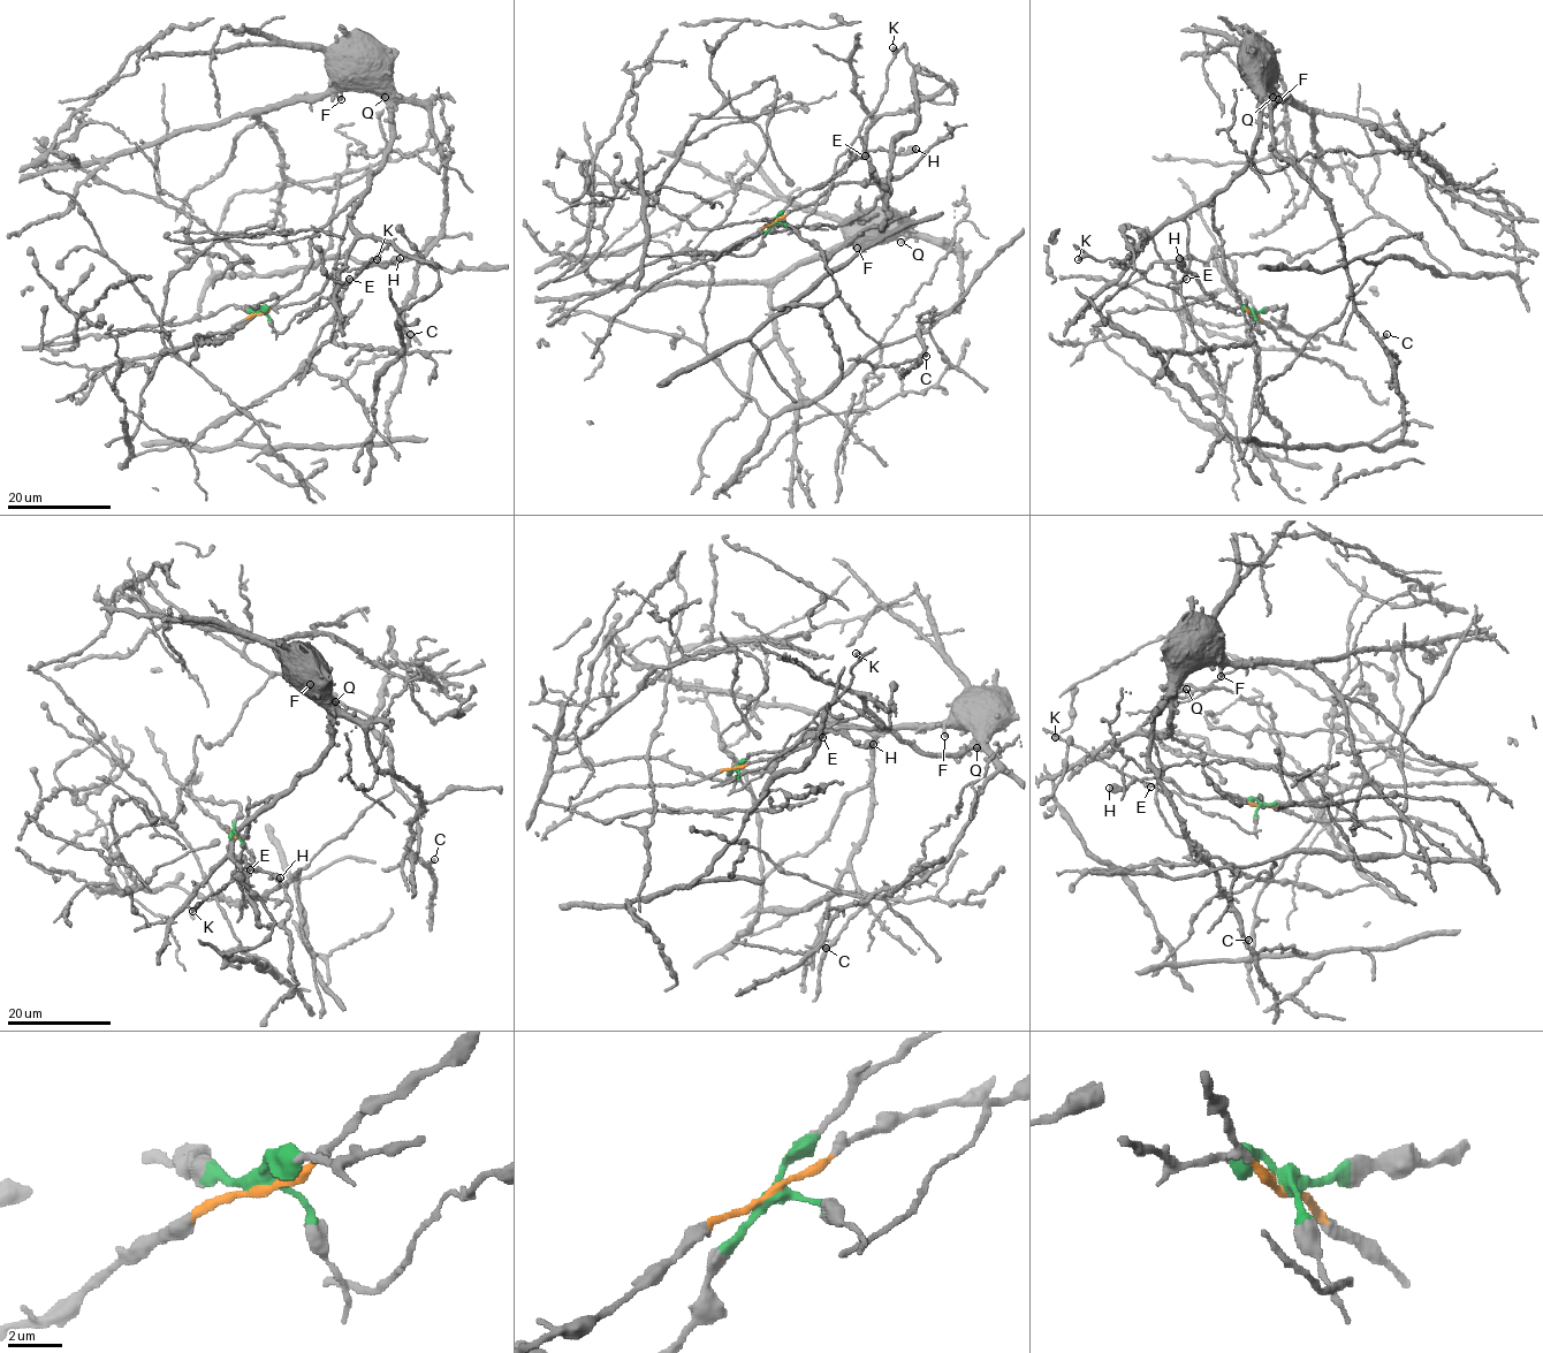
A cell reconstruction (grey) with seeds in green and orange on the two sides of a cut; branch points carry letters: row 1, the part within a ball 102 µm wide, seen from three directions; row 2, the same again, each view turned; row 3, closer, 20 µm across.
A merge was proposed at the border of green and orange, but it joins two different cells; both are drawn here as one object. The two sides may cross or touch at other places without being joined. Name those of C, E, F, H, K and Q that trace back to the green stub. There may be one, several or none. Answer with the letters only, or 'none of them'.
E, H, K

